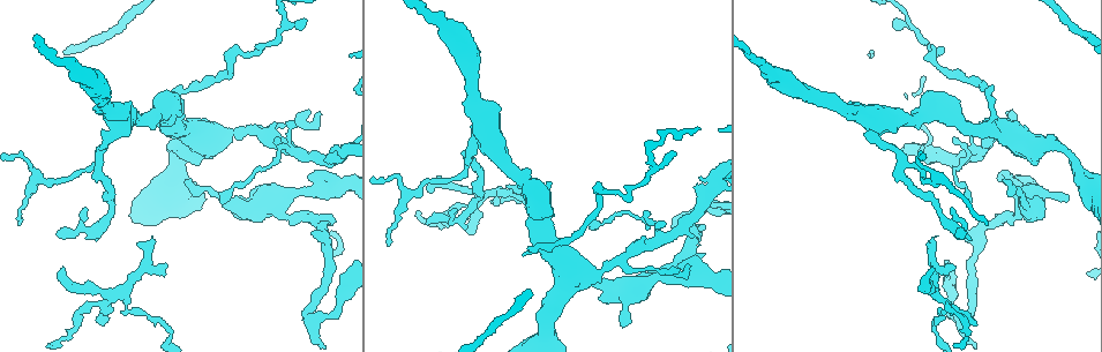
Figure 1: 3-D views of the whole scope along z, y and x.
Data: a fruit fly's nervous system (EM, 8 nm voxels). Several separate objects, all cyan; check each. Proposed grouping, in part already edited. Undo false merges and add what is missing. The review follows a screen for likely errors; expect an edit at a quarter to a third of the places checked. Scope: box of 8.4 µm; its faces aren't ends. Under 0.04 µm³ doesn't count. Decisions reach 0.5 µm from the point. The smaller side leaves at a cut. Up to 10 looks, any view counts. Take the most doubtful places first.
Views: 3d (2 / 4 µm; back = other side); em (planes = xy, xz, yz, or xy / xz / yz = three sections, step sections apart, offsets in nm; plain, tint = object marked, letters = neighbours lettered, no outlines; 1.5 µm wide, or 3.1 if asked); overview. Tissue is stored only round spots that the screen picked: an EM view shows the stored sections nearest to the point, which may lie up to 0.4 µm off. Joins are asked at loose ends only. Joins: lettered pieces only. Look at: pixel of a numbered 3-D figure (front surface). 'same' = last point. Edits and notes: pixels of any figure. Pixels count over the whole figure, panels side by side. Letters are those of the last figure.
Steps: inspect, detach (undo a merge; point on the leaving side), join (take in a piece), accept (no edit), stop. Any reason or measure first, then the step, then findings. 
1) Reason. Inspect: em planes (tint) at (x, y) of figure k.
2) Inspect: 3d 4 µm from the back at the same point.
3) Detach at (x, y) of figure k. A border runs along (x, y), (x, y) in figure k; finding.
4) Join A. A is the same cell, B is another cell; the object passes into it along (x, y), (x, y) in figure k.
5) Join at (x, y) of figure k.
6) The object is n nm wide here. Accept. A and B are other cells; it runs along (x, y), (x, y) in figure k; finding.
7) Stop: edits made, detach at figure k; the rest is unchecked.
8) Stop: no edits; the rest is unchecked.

Branch stops here. Inspect: 3d 2 µm at (520, 194) of figure 1.

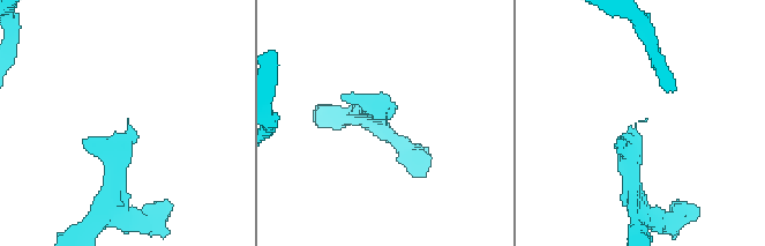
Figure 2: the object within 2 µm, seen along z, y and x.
Inspect: em xz step 8 (plain) at (641, 120) of figure 2.

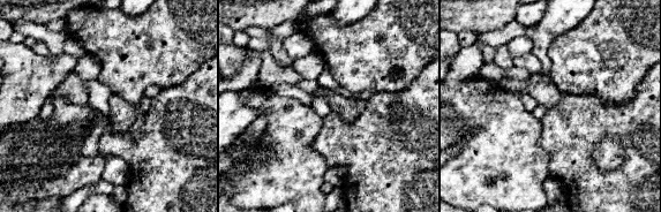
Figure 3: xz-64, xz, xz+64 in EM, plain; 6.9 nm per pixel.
See the neighbours. Inspect: em xz step 8 (letters) at the same point.

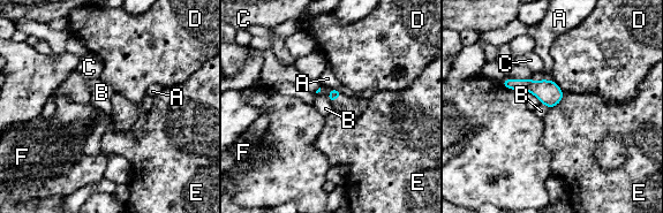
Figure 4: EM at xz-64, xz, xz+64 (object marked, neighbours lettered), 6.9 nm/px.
Join F. F is the same cell, A, B, C, D and E are other cells; the object passes into it along (333, 93), (337, 97), (351, 107) in figure 4; the cell continues.

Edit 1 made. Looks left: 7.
Inspect: overview.

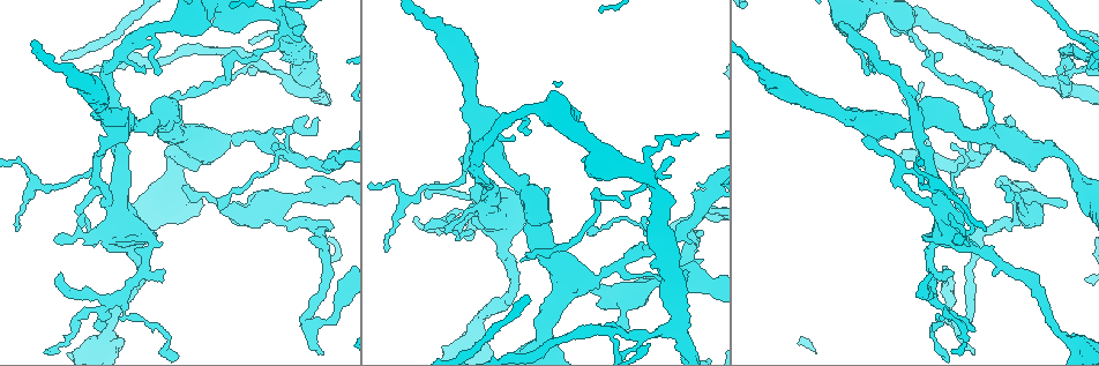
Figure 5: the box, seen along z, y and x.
Inspect: em planes (letters) at (187, 185) of figure 5.

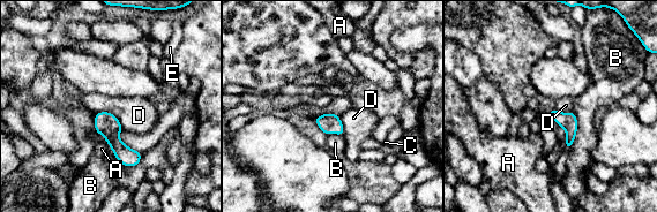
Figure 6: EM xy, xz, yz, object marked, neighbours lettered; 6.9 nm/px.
Accept. A, B, C, D and E are other cells; no lettered piece goes on from it.

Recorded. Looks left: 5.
Branch stops here. Inspect: 3d 2 µm at (313, 177) of figure 5.

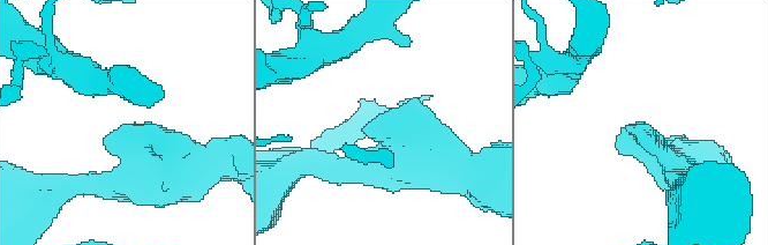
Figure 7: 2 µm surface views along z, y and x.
Now the EM. Inspect: em planes (letters) at (122, 130) of figure 7.

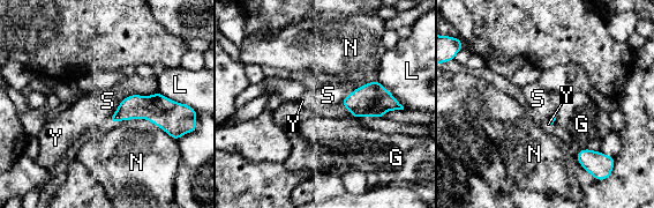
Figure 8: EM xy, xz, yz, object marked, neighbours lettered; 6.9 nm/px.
Accept. G, L, N, S and Y are other cells; a border runs along (157, 91), (126, 96), (110, 119) in figure 8; none of them fits.

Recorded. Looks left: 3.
Inspect: em xy step 8 (letters) at (1065, 202) of figure 5.

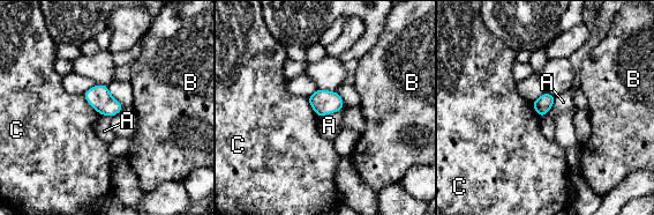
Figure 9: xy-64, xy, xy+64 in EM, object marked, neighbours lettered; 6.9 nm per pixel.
Inspect: em planes (letters) at the same point.

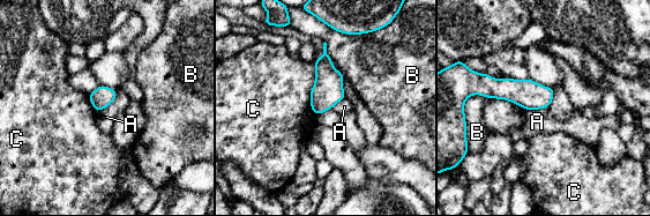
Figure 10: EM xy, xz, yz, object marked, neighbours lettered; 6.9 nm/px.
The object is 150 nm wide here. Accept. A, B and C are other cells; it runs along (478, 87), (551, 92) in figure 10; no lettered piece goes on from it.

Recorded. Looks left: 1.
Stop: edits made, join at figure 4; the rest is unchecked.

